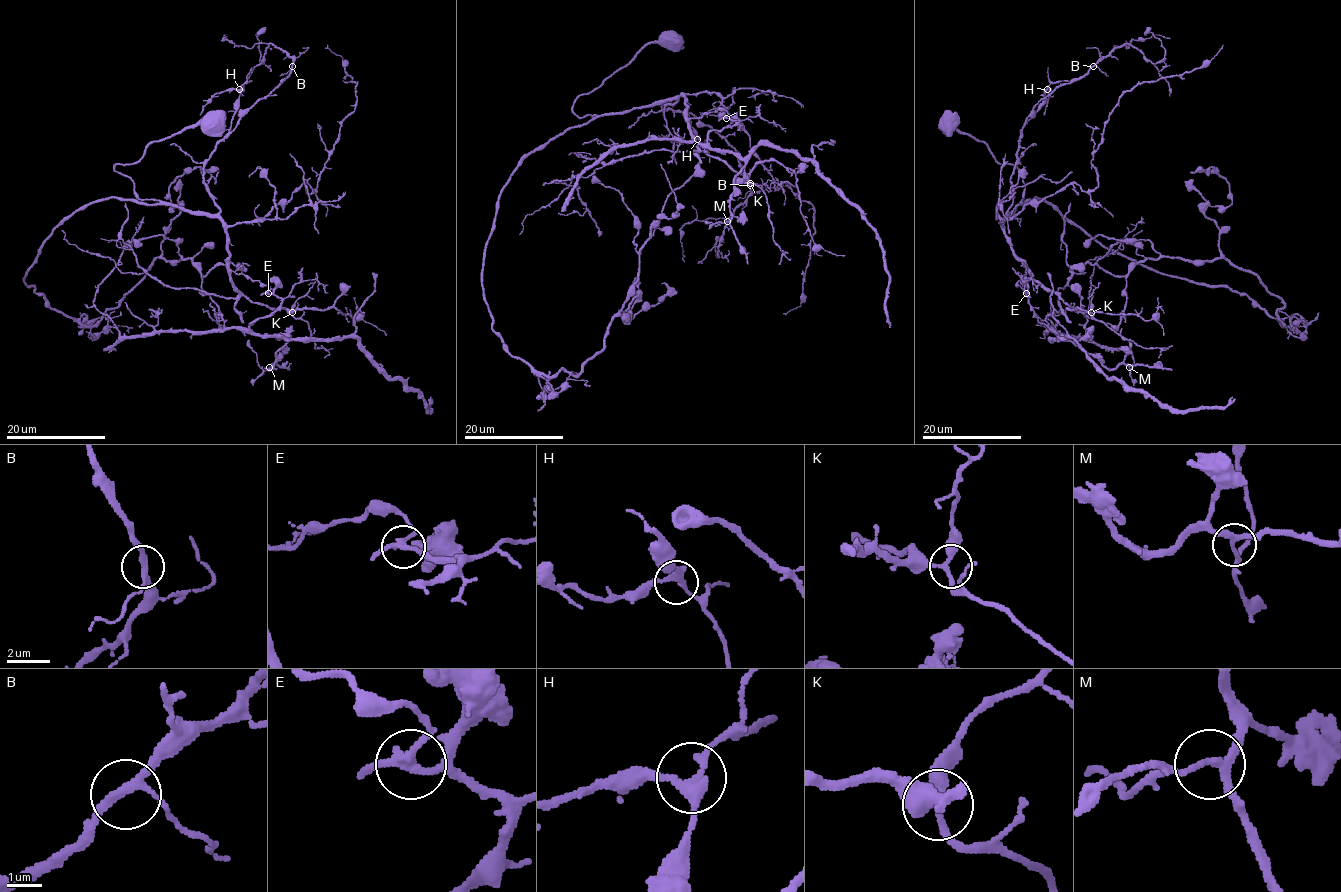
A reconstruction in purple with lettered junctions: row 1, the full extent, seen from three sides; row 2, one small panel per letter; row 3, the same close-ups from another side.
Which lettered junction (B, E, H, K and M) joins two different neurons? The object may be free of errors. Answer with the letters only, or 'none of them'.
E

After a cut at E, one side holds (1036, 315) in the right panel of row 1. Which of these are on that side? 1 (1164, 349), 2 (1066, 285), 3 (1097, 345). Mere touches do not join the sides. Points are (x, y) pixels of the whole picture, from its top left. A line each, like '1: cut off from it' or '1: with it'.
1: cut off from it
2: cut off from it
3: with it

